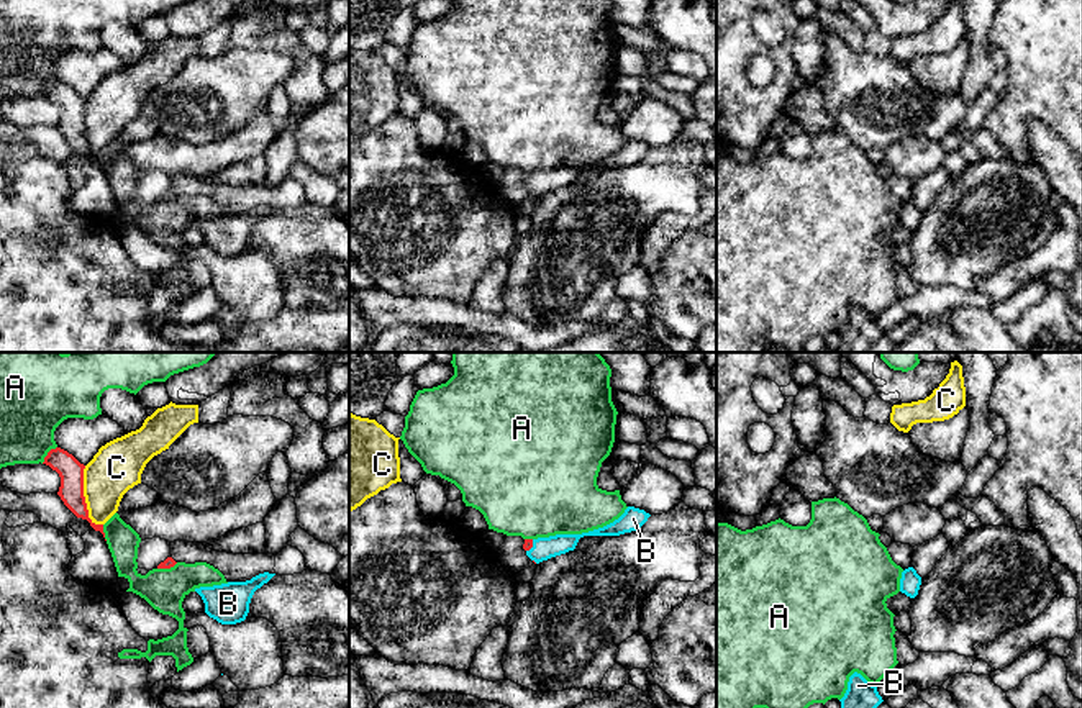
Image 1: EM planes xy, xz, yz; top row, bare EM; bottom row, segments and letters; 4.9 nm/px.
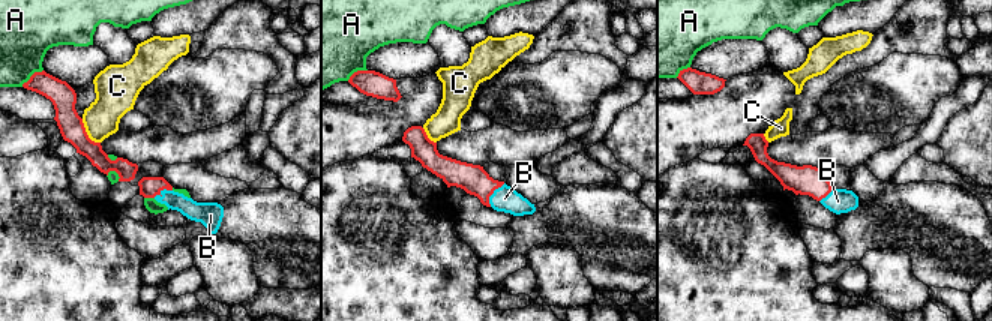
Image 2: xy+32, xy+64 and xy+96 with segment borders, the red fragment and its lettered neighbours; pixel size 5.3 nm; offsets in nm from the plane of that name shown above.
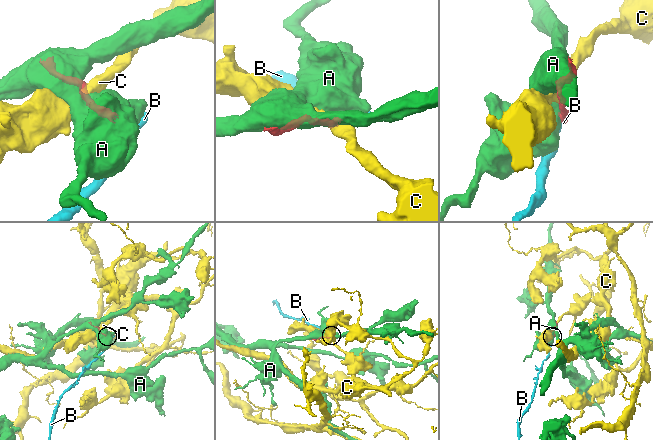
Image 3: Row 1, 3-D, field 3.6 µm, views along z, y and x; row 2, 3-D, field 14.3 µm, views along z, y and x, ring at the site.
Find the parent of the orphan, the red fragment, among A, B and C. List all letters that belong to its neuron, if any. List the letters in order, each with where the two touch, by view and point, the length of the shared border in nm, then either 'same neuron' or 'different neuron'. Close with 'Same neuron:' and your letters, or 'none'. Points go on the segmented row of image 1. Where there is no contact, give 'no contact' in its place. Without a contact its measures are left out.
A: xy (48, 454) | 120 nm | different neuron
B: xz (531, 546) | 70 nm | same neuron
C: xy (84, 499) | 300 nm | different neuron
Same neuron: B

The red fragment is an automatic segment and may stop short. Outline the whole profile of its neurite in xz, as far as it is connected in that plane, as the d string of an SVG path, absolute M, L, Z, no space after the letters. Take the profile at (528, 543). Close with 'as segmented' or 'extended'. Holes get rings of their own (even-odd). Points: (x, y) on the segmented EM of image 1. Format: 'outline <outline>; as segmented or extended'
outline M628 506L613 523L582 534L556 534L549 538L525 539L523 549L536 564L574 551L584 536L620 536L639 529L651 515L644 510Z; extended

